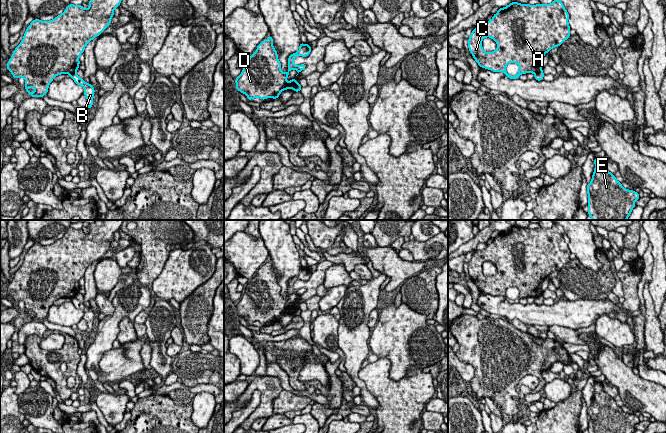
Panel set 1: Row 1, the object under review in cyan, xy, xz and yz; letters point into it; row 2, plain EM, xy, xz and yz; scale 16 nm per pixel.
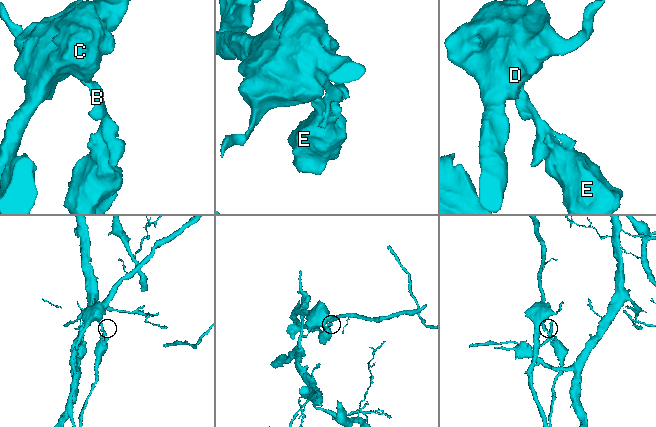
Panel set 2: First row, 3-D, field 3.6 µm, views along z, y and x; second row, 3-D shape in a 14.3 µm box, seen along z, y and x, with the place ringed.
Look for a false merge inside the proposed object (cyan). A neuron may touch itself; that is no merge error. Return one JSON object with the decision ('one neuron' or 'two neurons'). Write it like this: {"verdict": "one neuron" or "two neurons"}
{"verdict": "two neurons"}

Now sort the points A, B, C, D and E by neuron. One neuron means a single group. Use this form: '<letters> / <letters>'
A C D / B E

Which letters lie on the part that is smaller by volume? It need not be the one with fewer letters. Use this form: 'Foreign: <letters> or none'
Foreign: B, E

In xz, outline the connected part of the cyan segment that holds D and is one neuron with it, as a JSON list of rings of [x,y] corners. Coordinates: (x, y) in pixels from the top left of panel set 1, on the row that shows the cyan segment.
[[[270,35],[257,46],[256,52],[249,57],[241,74],[235,79],[236,90],[246,93],[248,100],[255,97],[262,100],[268,97],[277,99],[283,90],[294,89],[298,84],[295,77],[289,82],[286,81],[289,72],[295,69],[299,74],[306,68],[305,64],[295,65],[293,61],[297,56],[309,56],[312,50],[309,44],[300,43],[299,51],[288,57],[288,72],[283,73],[272,41]]]

